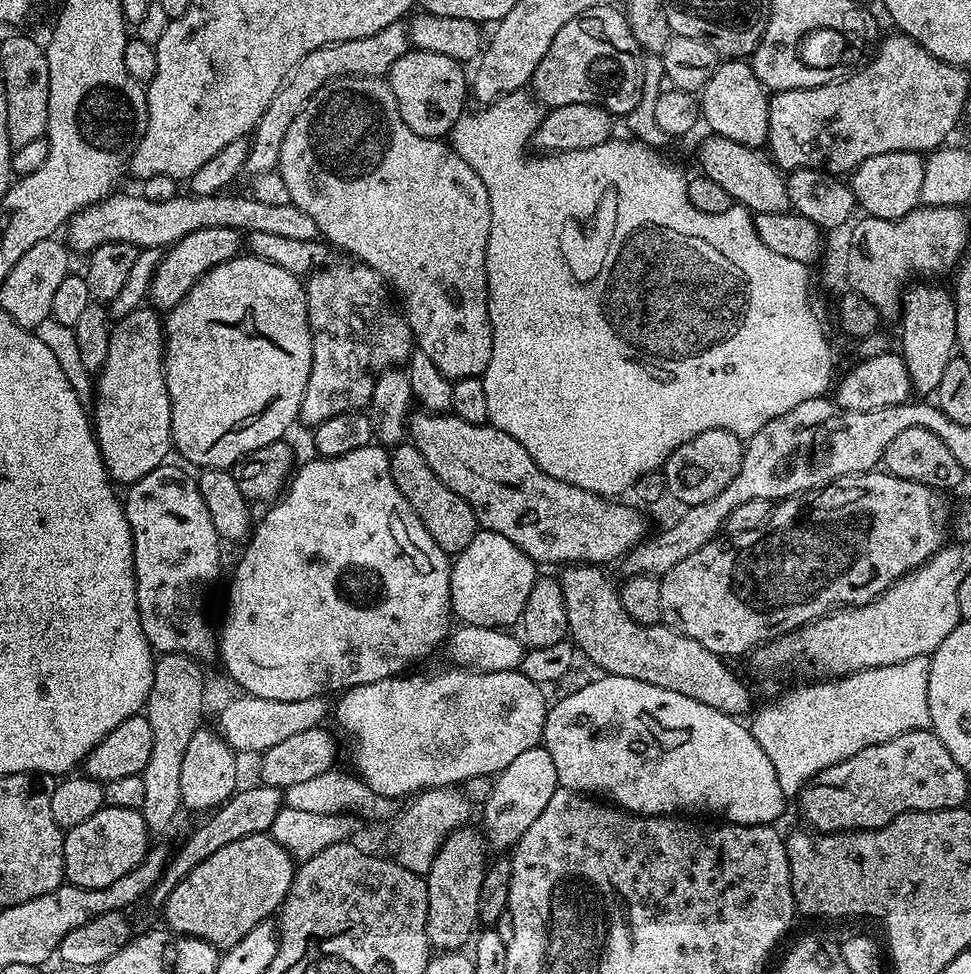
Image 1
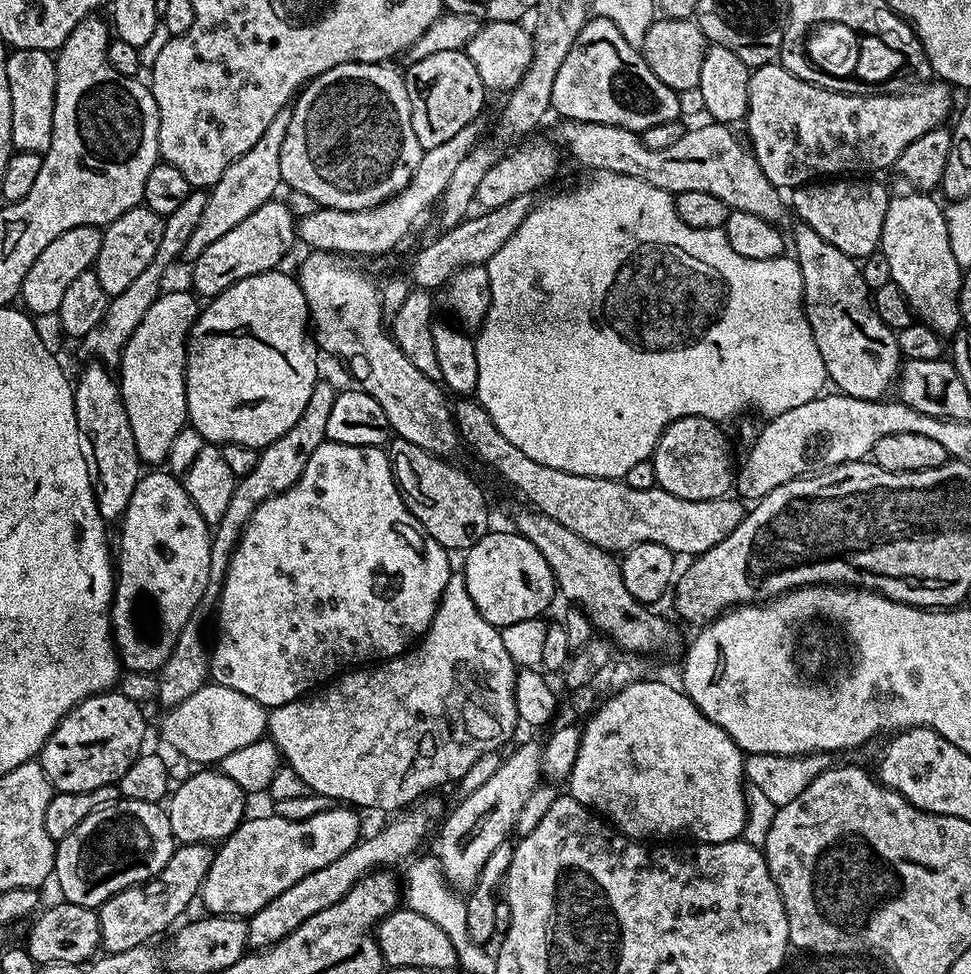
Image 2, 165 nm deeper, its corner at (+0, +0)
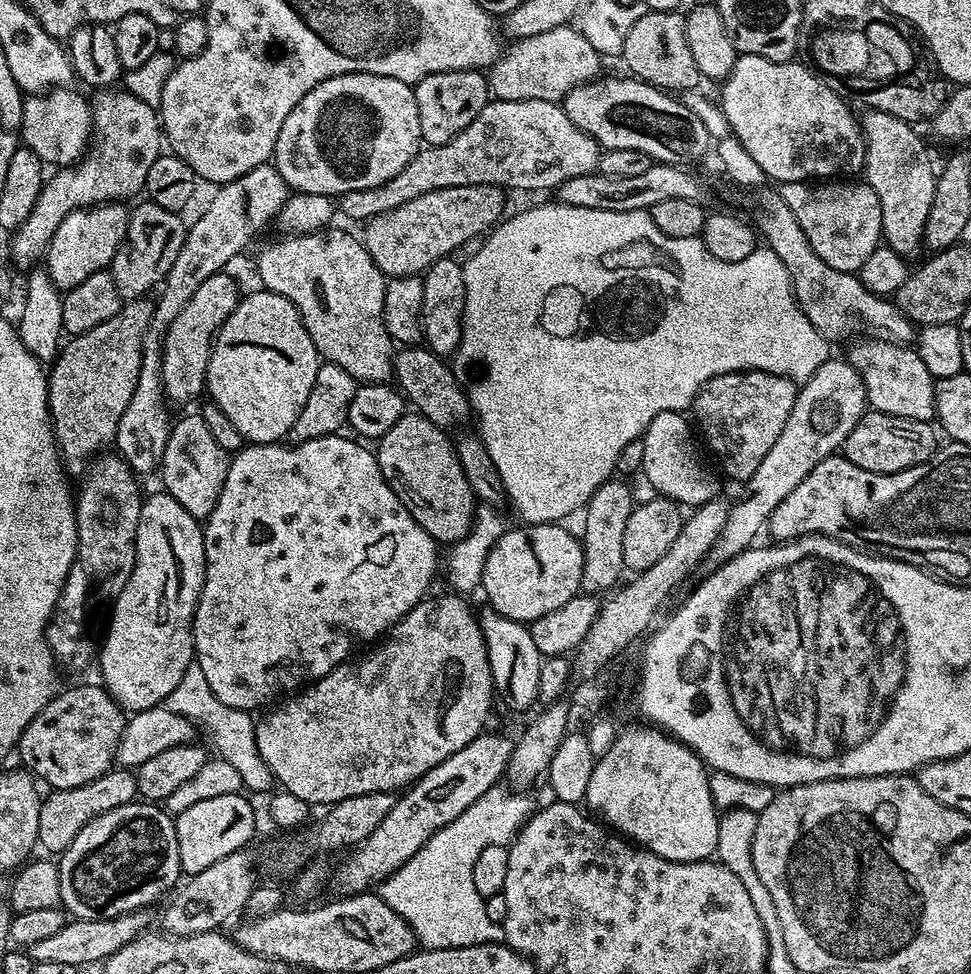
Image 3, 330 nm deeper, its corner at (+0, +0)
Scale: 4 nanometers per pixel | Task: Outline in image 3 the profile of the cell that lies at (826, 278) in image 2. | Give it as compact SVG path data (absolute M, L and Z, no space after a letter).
M862 338L846 353L849 364L858 370L868 395L871 411L894 414L911 420L936 420L936 386L926 362L915 347L897 344L895 340Z

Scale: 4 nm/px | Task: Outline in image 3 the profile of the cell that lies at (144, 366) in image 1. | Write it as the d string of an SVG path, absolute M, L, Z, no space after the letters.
M225 270L218 274L210 274L202 286L194 292L194 298L170 322L168 332L164 336L164 343L160 350L160 373L164 383L164 394L169 401L184 404L195 398L199 392L203 393L208 379L208 363L212 353L212 343L216 340L220 328L230 318L230 314L238 306L242 298L242 291L231 276L231 271Z

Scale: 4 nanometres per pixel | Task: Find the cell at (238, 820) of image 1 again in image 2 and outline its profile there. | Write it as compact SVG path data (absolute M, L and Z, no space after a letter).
M180 844L174 850L174 854L170 854L170 862L166 862L166 866L153 880L147 880L145 884L130 886L126 890L114 894L105 904L101 904L98 909L101 949L107 954L122 954L122 950L145 947L152 942L148 940L154 939L159 932L166 931L165 933L167 933L181 919L179 916L191 906L192 900L194 904L199 897L204 875L210 870L213 851L213 845L210 844Z

